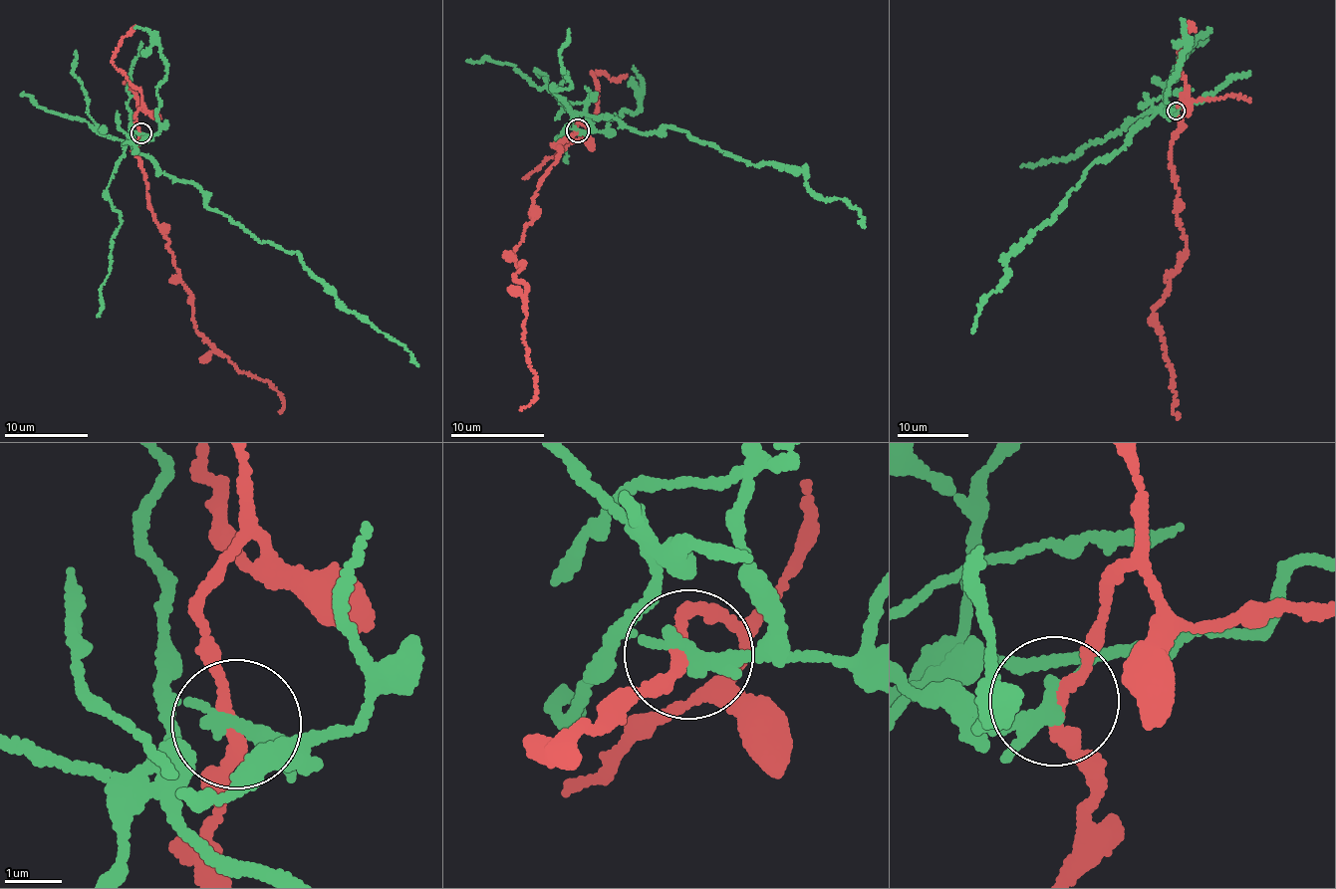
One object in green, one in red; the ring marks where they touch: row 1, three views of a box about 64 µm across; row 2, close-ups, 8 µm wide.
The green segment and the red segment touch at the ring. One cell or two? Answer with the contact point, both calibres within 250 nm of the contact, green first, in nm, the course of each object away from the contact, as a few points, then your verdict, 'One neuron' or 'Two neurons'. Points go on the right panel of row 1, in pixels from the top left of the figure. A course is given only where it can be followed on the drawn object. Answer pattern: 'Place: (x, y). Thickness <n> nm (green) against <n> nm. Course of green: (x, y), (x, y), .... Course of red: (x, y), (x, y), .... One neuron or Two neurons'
Place: (1176, 111). Thickness 200 nm (green) against 220 nm. Course of green: (1176, 111), (1157, 111), (1094, 163), (1050, 221), (1009, 254), (973, 332). Course of red: (1176, 111), (1180, 131), (1171, 145), (1173, 177), (1187, 249), (1155, 312), (1174, 384), (1173, 412), (1180, 417). Two neurons

